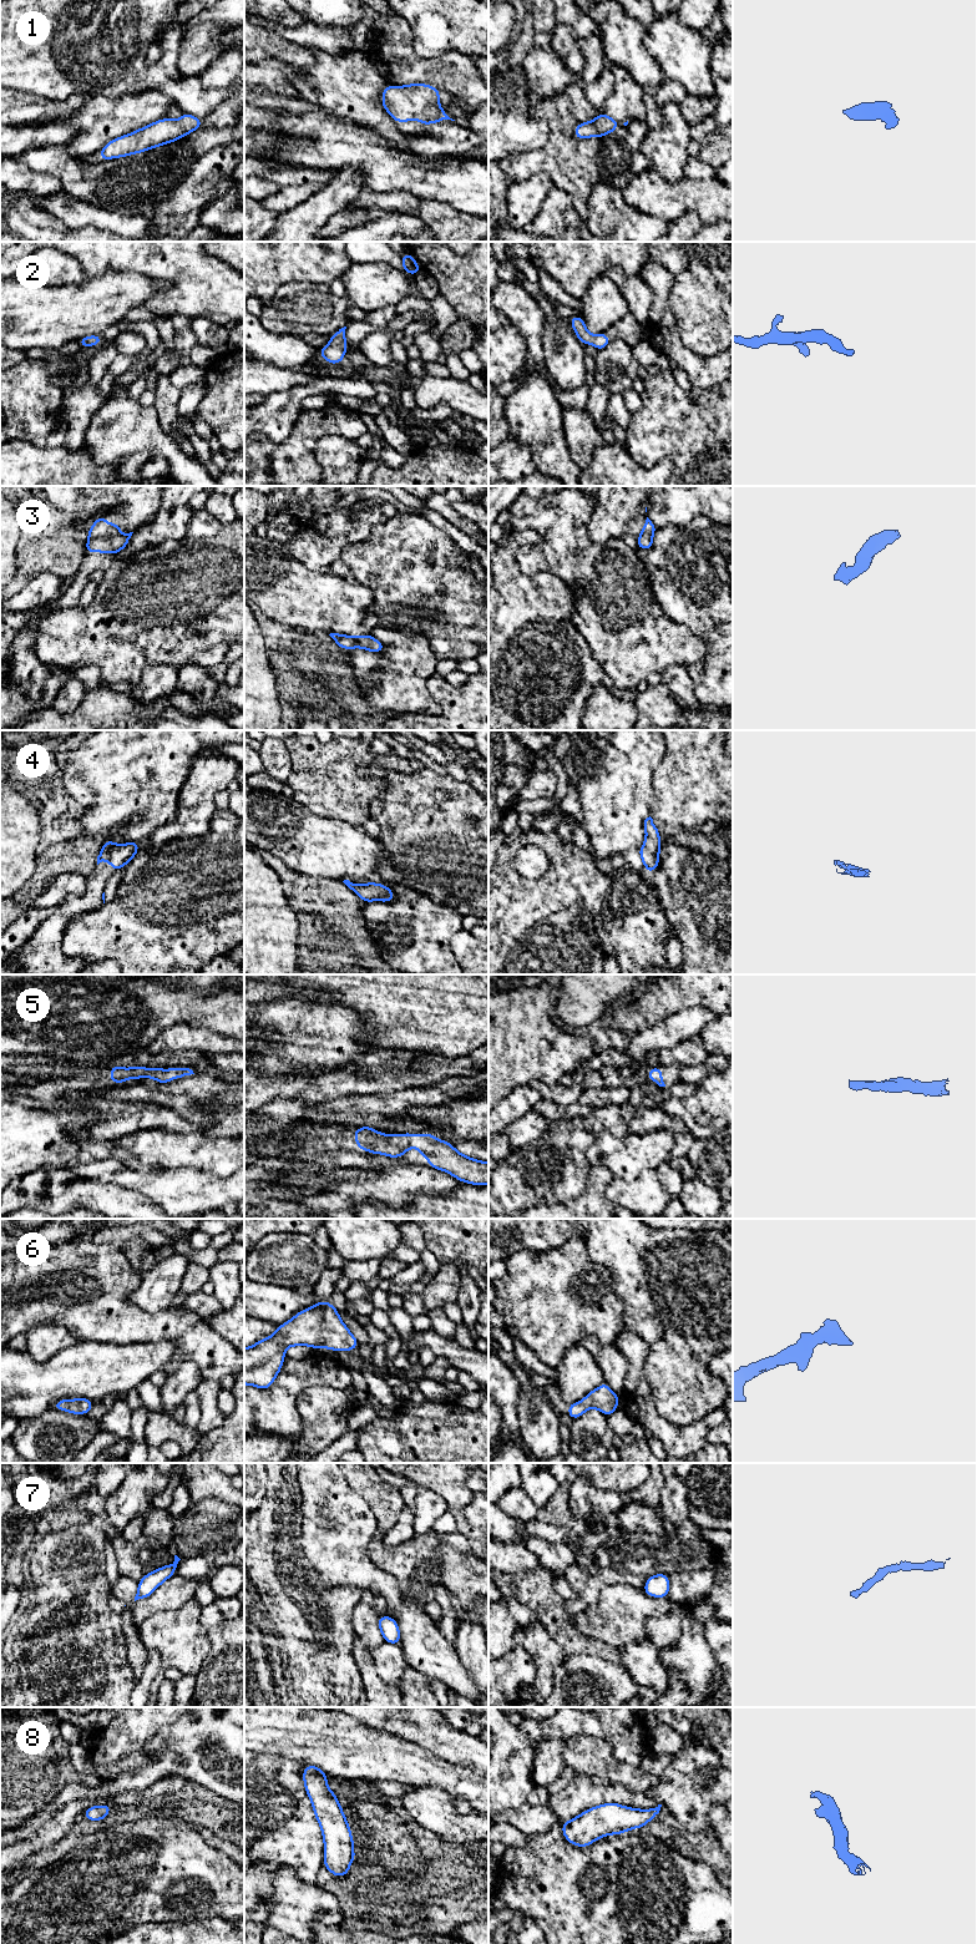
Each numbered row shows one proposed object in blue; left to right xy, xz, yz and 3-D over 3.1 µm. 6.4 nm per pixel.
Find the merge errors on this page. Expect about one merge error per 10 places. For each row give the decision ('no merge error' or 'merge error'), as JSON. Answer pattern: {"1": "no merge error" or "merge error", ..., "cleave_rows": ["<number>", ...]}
{"1": "no merge error", "2": "no merge error", "3": "no merge error", "4": "no merge error", "5": "no merge error", "6": "no merge error", "7": "no merge error", "8": "no merge error", "cleave_rows": []}

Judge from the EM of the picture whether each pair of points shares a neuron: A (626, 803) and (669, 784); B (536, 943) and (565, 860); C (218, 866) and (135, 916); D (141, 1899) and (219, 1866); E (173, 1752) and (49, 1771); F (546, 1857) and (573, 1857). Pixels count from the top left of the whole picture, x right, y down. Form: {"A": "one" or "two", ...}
{"A": "two", "B": "one", "C": "one", "D": "one", "E": "two", "F": "one"}

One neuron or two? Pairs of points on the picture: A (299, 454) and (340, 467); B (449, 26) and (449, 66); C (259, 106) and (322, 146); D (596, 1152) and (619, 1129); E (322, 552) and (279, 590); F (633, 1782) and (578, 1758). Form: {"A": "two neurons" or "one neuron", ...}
{"A": "two neurons", "B": "two neurons", "C": "one neuron", "D": "two neurons", "E": "two neurons", "F": "one neuron"}

